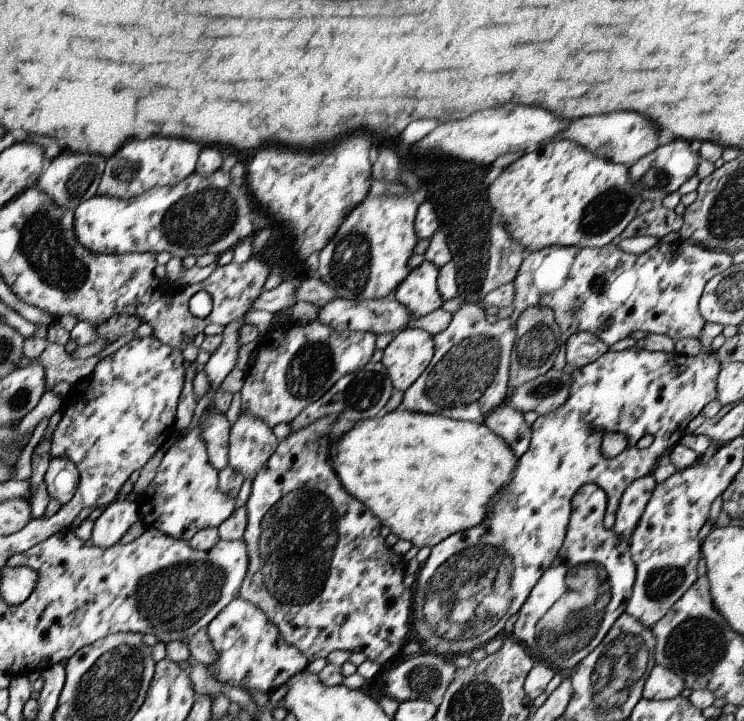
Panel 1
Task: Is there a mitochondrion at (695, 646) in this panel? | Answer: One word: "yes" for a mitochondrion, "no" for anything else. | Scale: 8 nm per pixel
yes

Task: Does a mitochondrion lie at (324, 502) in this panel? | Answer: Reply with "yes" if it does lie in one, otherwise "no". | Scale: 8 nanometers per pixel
yes

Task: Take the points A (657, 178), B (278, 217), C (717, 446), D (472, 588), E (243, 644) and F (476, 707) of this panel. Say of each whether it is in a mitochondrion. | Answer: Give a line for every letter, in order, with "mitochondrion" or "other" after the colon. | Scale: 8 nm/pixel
A: mitochondrion
B: other
C: other
D: mitochondrion
E: mitochondrion
F: mitochondrion

